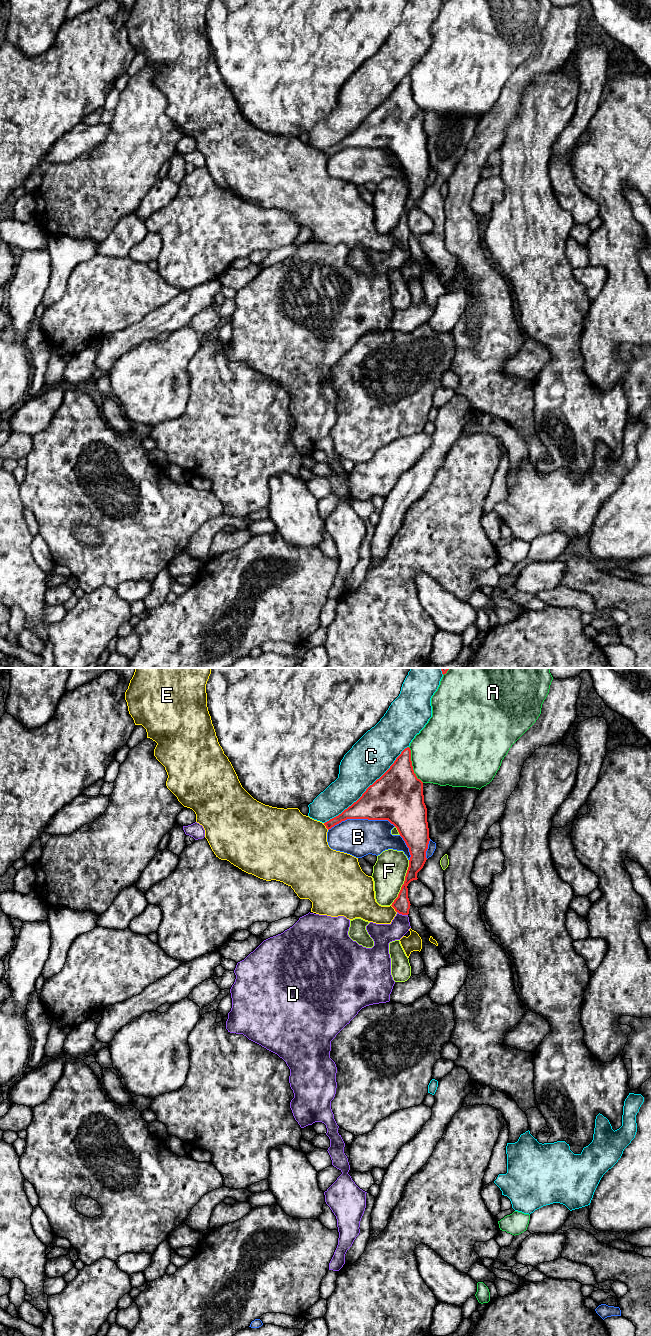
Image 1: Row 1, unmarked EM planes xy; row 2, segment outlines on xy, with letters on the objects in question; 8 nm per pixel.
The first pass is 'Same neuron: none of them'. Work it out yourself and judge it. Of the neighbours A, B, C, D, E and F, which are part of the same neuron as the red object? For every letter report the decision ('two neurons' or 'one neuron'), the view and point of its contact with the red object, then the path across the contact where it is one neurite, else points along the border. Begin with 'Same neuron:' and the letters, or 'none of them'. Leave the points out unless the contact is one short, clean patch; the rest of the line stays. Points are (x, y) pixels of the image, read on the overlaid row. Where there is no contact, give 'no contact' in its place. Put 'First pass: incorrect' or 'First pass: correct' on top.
First pass: incorrect
Same neuron: D
A: two neurons; meets red in xy at (411, 765)
B: two neurons; meets red in xy at (361, 818)
C: two neurons; meets red in xy at (367, 788)
D: one neuron; meets red in xy at (402, 914); runs through xy (401, 904), (402, 914), (382, 934)
E: two neurons; meets red in xy at (394, 908)
F: two neurons; meets red in xy at (404, 883)

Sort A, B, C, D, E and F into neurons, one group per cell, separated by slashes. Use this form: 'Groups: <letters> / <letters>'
Groups: A / B / C / D / E / F

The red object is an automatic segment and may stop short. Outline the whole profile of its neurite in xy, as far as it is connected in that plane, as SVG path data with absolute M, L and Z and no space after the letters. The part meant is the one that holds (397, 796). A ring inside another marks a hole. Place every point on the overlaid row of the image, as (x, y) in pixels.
M409 747L401 752L390 768L370 785L356 802L338 816L325 822L324 825L329 830L347 819L388 820L397 828L409 848L411 857L405 881L398 897L391 905L397 912L396 916L390 924L370 922L366 926L368 934L374 941L372 948L363 947L349 937L350 920L344 916L331 917L309 912L300 917L292 927L281 934L264 940L244 960L237 963L234 970L236 979L230 989L232 1008L226 1021L228 1032L243 1034L249 1040L277 1054L286 1062L290 1069L290 1087L294 1093L290 1108L300 1127L304 1128L315 1122L322 1122L326 1125L326 1135L330 1139L330 1147L327 1151L331 1157L332 1165L342 1172L324 1192L325 1202L336 1216L339 1232L338 1245L329 1263L329 1270L333 1271L339 1271L343 1267L346 1252L360 1233L360 1221L366 1208L367 1192L360 1189L348 1174L350 1165L344 1153L345 1143L338 1133L339 1126L331 1109L331 1101L335 1097L337 1088L337 1067L330 1058L331 1041L362 1008L390 1001L390 994L395 981L391 975L389 943L400 940L411 928L408 917L411 904L407 886L411 881L418 879L417 873L423 868L427 860L426 851L430 838L423 782L414 773Z

